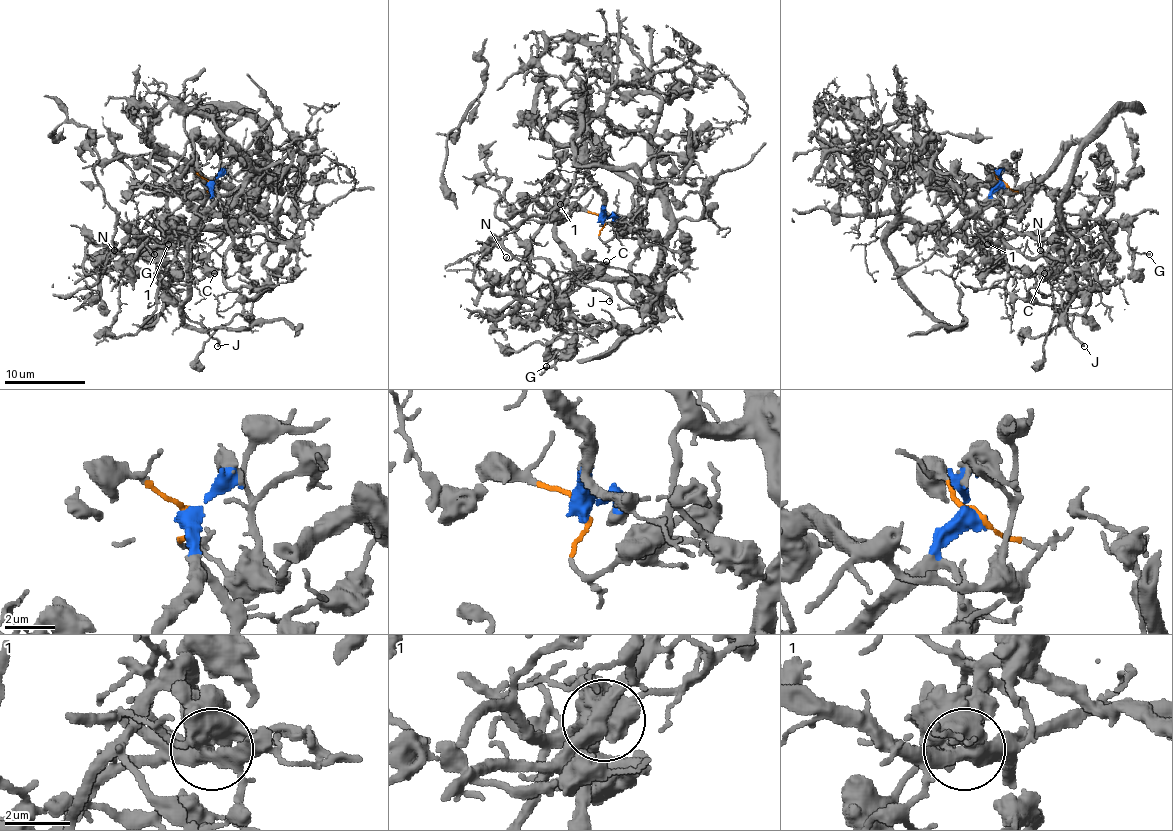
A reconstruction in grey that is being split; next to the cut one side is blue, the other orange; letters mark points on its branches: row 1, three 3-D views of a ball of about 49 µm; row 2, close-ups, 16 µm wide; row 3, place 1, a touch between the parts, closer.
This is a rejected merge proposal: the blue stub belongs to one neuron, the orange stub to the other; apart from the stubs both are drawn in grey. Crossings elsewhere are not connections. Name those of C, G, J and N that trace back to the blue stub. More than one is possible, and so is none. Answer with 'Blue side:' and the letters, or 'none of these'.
Blue side: J, N

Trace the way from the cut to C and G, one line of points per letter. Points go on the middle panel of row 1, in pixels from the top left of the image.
C: (603, 220), (603, 240), (653, 194), (669, 222), (659, 295), (631, 277), (564, 295), (607, 261)
G: (603, 220), (603, 240), (633, 196), (659, 198), (659, 295), (582, 277), (568, 293), (578, 346), (546, 366)

